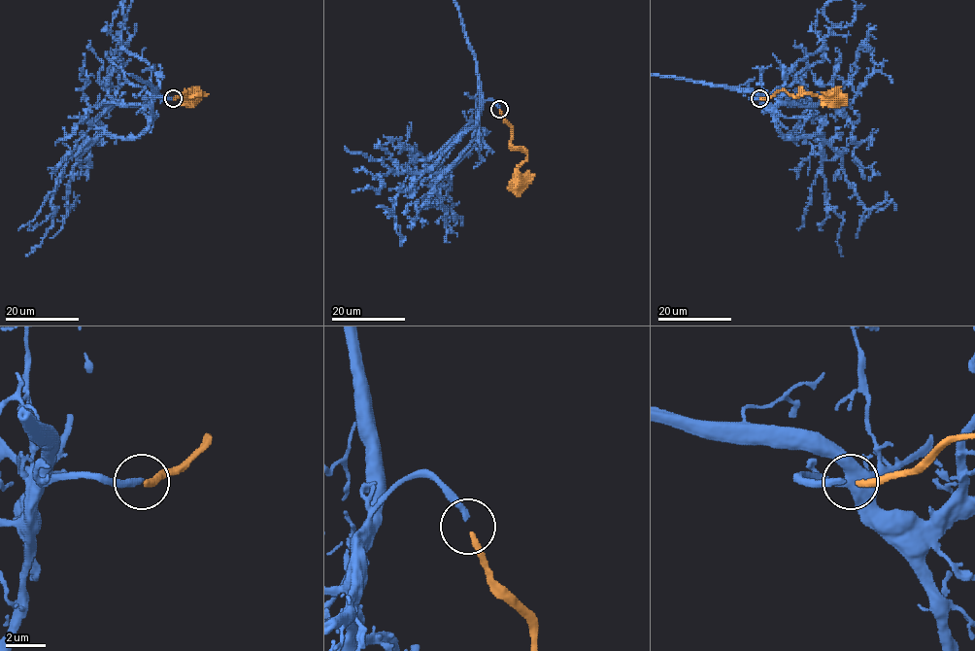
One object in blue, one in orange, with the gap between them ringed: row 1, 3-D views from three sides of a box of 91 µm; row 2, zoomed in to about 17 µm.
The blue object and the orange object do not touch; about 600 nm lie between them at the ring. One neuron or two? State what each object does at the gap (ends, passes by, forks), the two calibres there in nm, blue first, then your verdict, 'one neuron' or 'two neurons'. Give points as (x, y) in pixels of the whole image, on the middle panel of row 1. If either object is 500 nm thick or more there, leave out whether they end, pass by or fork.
blue ends | orange ends | 300/280 nm | one neuron

